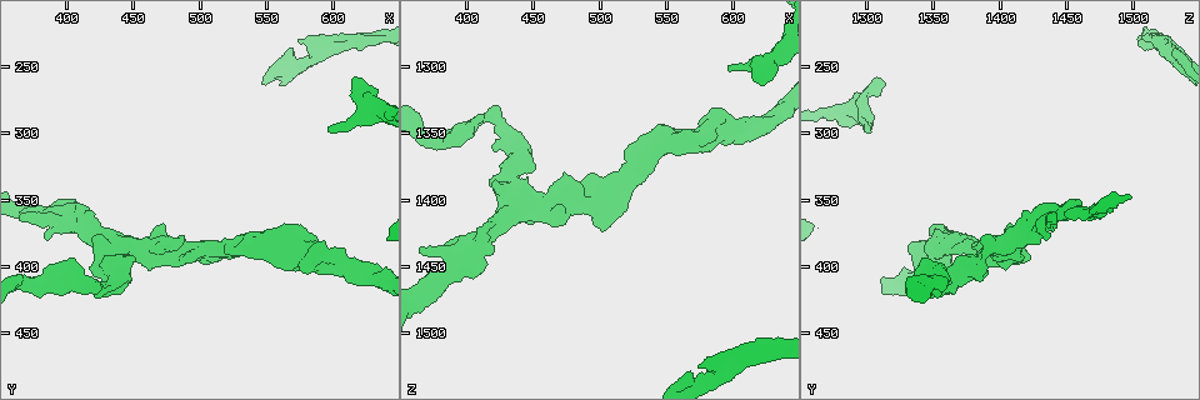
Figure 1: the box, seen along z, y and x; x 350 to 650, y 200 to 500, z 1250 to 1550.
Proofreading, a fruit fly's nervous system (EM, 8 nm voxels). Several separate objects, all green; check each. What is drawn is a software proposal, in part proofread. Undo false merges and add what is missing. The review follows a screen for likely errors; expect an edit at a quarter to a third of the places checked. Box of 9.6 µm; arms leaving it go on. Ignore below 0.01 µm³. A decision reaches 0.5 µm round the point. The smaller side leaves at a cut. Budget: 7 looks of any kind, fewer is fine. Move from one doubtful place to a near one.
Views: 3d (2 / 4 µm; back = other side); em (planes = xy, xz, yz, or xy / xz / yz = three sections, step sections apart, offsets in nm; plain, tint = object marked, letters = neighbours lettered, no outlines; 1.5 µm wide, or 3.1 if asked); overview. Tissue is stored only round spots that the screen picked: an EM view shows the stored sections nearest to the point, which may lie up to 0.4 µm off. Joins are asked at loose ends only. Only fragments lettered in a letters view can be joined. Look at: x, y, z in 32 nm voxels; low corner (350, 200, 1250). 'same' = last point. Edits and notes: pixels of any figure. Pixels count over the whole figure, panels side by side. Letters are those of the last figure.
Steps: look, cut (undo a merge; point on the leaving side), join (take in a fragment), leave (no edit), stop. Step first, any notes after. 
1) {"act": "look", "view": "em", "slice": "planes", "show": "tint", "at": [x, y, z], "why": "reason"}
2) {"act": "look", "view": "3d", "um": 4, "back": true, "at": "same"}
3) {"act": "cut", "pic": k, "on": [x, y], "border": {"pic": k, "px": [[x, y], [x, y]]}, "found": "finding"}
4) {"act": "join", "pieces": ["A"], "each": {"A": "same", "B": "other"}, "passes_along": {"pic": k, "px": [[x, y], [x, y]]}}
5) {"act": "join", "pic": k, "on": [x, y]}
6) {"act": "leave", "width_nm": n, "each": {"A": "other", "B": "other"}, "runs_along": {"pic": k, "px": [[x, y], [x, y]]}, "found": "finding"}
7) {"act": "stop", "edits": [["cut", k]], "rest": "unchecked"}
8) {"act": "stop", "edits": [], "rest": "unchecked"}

{"act": "look", "view": "3d", "um": 4, "at": [570, 234, 1532], "why": "branch stops here"}

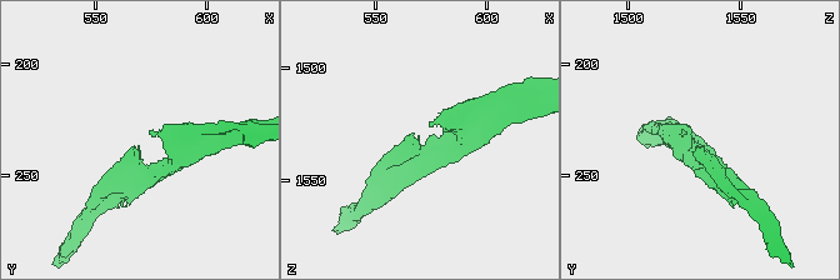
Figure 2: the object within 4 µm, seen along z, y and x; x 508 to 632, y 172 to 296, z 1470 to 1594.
{"act": "look", "view": "em", "slice": "planes", "show": "plain", "at": [569, 237, 1530], "why": "need the tissue"}

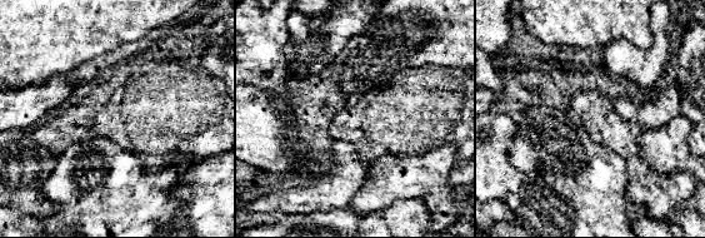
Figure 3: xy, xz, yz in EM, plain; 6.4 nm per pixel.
{"act": "look", "view": "em", "slice": "planes", "show": "letters", "at": "same"}

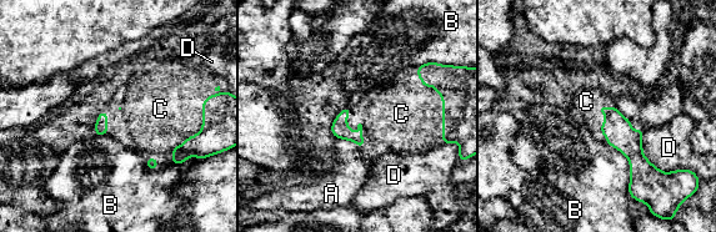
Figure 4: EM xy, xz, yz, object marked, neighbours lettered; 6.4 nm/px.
{"act": "join", "pieces": ["C"], "each": {"A": "other", "B": "other", "C": "same", "D": "other"}, "passes_along": {"pic": 4, "px": [[339, 127], [358, 129], [394, 116]]}, "found": "it goes on there"}

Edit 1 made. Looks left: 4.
{"act": "look", "view": "em", "slice": "xy", "step": 8, "show": "tint", "at": [386, 378, 1438], "why": "branch stops here"}

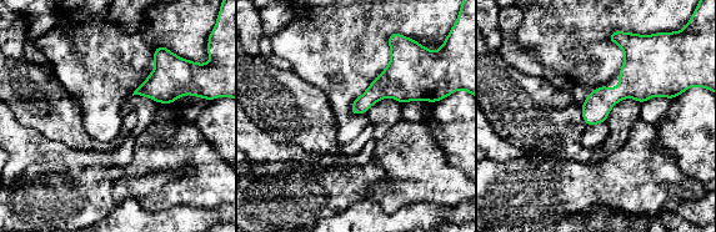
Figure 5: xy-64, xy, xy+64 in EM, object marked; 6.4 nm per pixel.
{"act": "look", "view": "em", "slice": "planes", "show": "letters", "at": "same", "why": "another direction"}

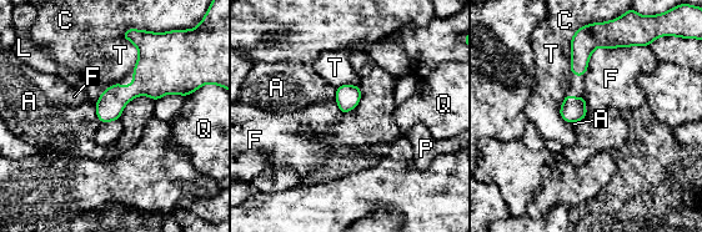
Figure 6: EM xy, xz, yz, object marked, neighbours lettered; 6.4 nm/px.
{"act": "leave", "each": {"A": "other", "C": "other", "F": "other", "L": "other", "P": "other", "Q": "other", "T": "other"}, "border": {"pic": 6, "px": [[640, 44], [597, 48], [583, 76]]}, "found": "no lettered fragment goes on from it"}

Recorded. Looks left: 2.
{"act": "look", "view": "em", "slice": "planes", "show": "tint", "at": [598, 302, 1302], "why": "branch stops here"}

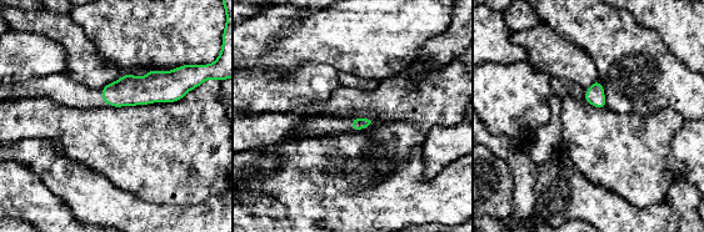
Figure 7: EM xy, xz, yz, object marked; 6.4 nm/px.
{"act": "look", "view": "em", "slice": "planes", "show": "letters", "at": "same"}

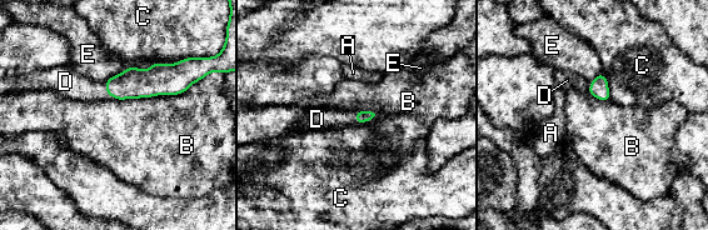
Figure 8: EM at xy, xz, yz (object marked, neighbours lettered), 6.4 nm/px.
{"act": "join", "pieces": ["D"], "each": {"A": "other", "B": "other", "C": "other", "D": "same", "E": "other"}, "passes_along": {"pic": 8, "px": [[133, 83], [106, 91], [69, 84]]}, "found": "the neuron continues"}

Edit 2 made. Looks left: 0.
{"act": "stop", "edits": [["join", 4], ["join", 8]], "rest": "unchecked"}

